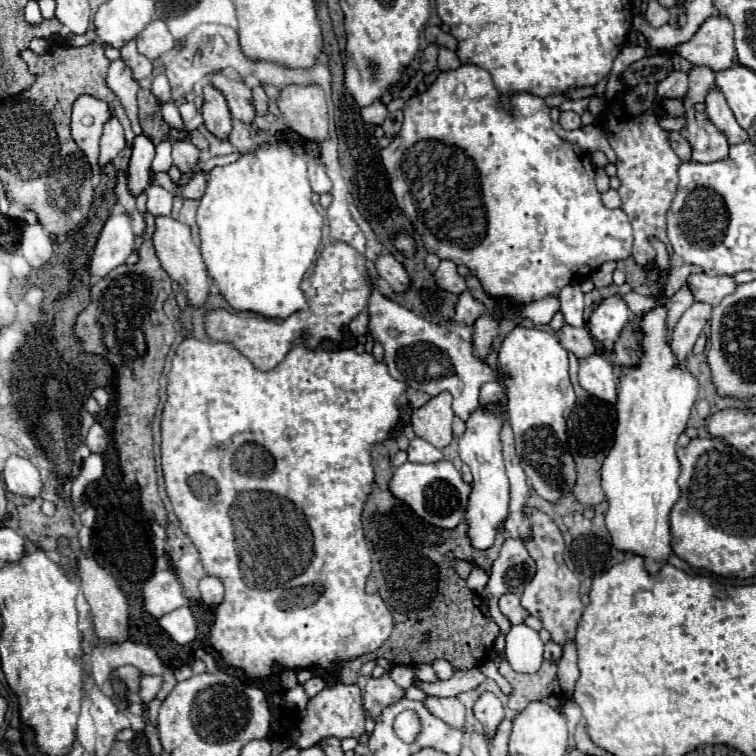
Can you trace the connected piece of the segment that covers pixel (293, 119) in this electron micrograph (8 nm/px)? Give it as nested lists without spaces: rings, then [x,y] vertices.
[[[286,85],[276,105],[286,125],[304,139],[328,139],[328,107],[320,85]]]

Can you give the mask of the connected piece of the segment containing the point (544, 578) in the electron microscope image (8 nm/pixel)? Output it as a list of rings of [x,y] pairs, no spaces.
[[[528,507],[526,513],[530,515],[532,535],[534,535],[530,541],[526,541],[526,549],[528,549],[530,557],[536,561],[536,575],[522,593],[522,607],[532,617],[538,617],[542,621],[542,625],[550,631],[554,643],[562,645],[564,641],[574,639],[578,621],[582,617],[584,607],[580,603],[580,595],[578,595],[580,583],[570,581],[576,577],[568,577],[568,575],[572,575],[572,571],[564,563],[564,539],[562,539],[562,533],[558,531],[558,527],[554,525],[554,521],[548,515],[544,515],[532,507]]]

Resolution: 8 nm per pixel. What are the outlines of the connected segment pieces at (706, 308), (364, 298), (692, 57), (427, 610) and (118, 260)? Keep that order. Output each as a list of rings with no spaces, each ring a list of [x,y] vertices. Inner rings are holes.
[[[694,303],[680,317],[680,321],[674,327],[672,337],[670,337],[670,349],[674,351],[678,365],[682,365],[686,361],[688,353],[692,353],[692,347],[694,347],[698,335],[702,333],[706,321],[710,321],[710,313],[712,313],[712,307],[708,303]]]
[[[330,243],[322,249],[316,269],[302,281],[302,291],[308,301],[308,309],[296,311],[286,319],[270,319],[256,313],[236,313],[230,309],[212,309],[204,317],[206,335],[214,341],[234,345],[254,367],[260,371],[272,371],[294,347],[296,339],[304,339],[304,345],[316,349],[322,341],[340,341],[342,327],[348,325],[358,313],[366,311],[368,299],[374,291],[374,277],[366,269],[366,259],[348,243]]]
[[[710,17],[688,43],[676,49],[676,53],[692,65],[708,65],[714,71],[730,69],[736,61],[734,27],[724,17]]]
[[[376,443],[372,447],[372,467],[376,473],[376,483],[364,505],[362,523],[366,539],[372,541],[376,569],[370,573],[366,593],[380,593],[390,611],[396,613],[394,631],[384,647],[378,649],[378,655],[392,665],[408,667],[434,663],[436,659],[446,659],[456,671],[480,665],[484,659],[490,657],[494,649],[494,639],[498,637],[500,629],[492,621],[486,603],[468,591],[464,579],[450,565],[450,557],[476,561],[480,567],[490,571],[490,565],[498,557],[506,533],[498,531],[494,547],[478,551],[470,543],[466,521],[458,523],[456,529],[434,527],[424,519],[416,517],[408,505],[402,505],[388,491],[392,469],[388,449],[382,443]],[[400,543],[406,543],[406,547],[400,549]],[[378,573],[382,579],[382,589]],[[386,647],[398,647],[398,651],[402,651],[402,647],[418,647],[418,651],[410,651],[410,655],[418,655],[418,659],[394,659],[394,651],[386,651]]]
[[[110,215],[98,237],[90,273],[96,277],[106,277],[112,269],[124,265],[126,257],[134,251],[134,231],[128,215]]]

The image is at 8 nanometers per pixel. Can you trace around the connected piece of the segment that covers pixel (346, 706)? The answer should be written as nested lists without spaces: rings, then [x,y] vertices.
[[[336,683],[332,687],[322,689],[320,693],[308,701],[304,713],[300,715],[298,729],[300,729],[300,737],[292,743],[298,749],[308,749],[308,747],[316,745],[324,737],[338,737],[338,739],[356,737],[358,739],[362,735],[362,731],[364,731],[362,697],[360,697],[358,685]]]

